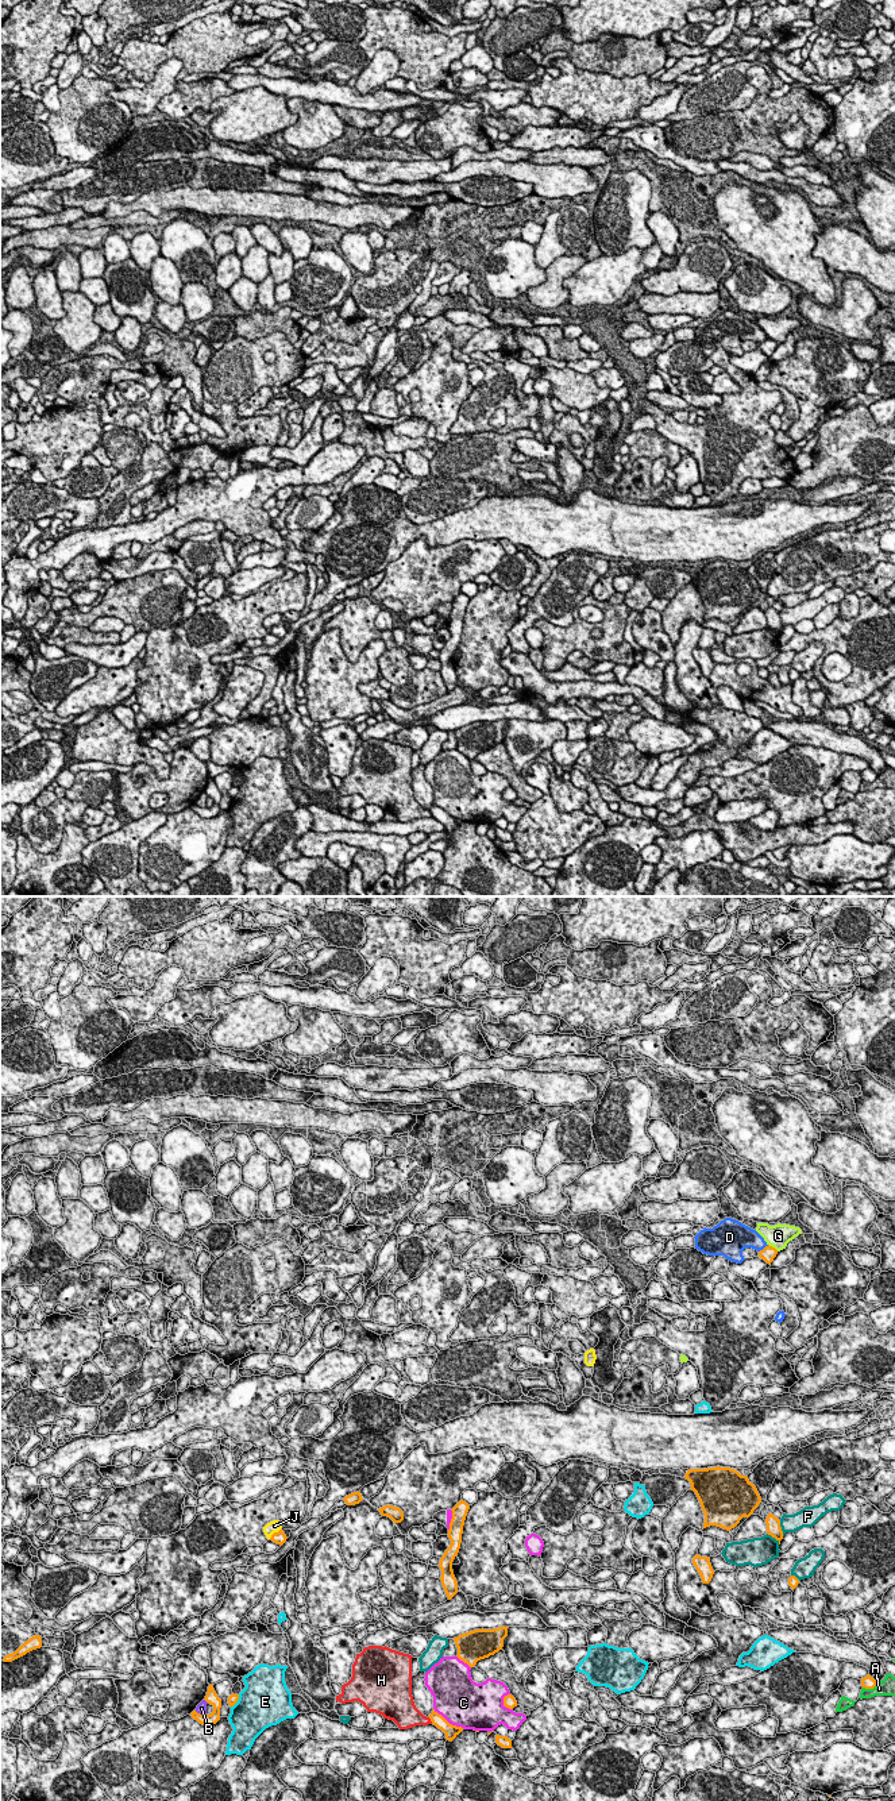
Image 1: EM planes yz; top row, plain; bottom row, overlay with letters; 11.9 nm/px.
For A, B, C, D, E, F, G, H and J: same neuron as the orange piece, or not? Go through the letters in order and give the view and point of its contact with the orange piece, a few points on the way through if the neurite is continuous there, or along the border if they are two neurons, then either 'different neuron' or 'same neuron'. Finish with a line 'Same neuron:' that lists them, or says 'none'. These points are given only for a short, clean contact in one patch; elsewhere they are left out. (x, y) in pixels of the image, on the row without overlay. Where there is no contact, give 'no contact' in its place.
A: meets orange in yz at (870, 781); border along yz (878, 775), (872, 781), (863, 781); different neuron
B: meets orange in yz at (199, 806); different neuron
C: meets orange in yz at (447, 814); different neuron
D: meets orange in yz at (764, 340); different neuron
E: meets orange in yz at (236, 794); different neuron
F: meets orange in yz at (780, 621); different neuron
G: meets orange in yz at (774, 340); same neuron
H: meets orange in yz at (431, 813); different neuron
J: meets orange in yz at (274, 625); different neuron
Same neuron: G

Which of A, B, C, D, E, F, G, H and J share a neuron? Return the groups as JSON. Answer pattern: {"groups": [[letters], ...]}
{"groups": [["A"], ["B"], ["C"], ["D"], ["E"], ["F"], ["G"], ["H"], ["J"]]}

